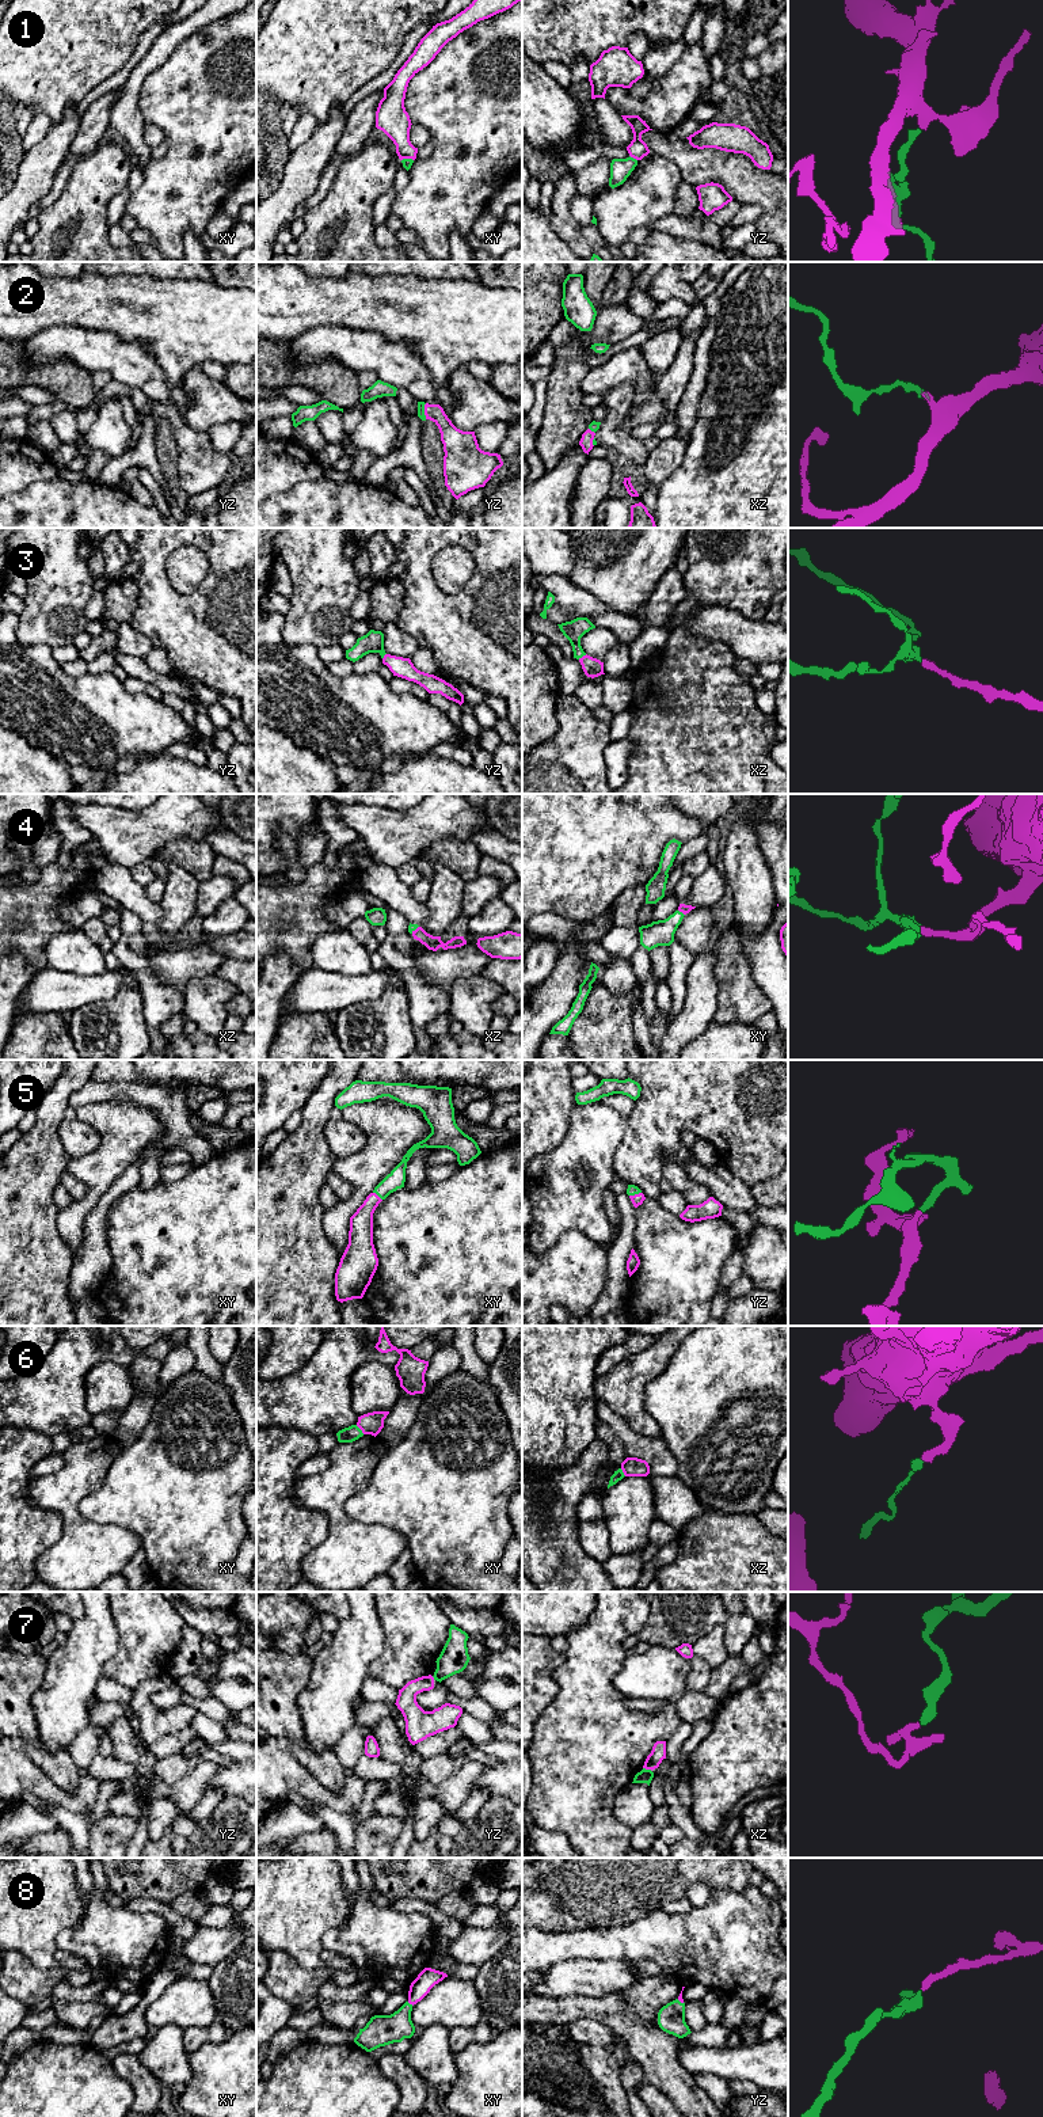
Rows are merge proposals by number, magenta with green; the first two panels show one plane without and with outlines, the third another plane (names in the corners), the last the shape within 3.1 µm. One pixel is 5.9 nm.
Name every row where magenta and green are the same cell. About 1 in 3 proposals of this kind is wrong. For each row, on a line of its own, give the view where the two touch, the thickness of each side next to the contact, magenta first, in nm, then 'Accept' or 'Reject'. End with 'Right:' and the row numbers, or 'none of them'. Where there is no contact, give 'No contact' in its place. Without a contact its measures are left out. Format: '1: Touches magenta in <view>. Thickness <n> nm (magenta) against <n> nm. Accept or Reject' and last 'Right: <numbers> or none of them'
1: Touches magenta in yz. Thickness 110 nm (magenta) against 130 nm. Accept
2: Touches magenta in yz. Thickness 150 nm (magenta) against 50 nm. Accept
3: Touches magenta in xz. Thickness 110 nm (magenta) against 120 nm. Accept
4: Touches magenta in xy. Thickness 50 nm (magenta) against 150 nm. Accept
5: Touches magenta in yz. Thickness 70 nm (magenta) against 60 nm. Accept
6: Touches magenta in xy. Thickness 130 nm (magenta) against 90 nm. Reject
7: Touches magenta in xz. Thickness 90 nm (magenta) against 80 nm. Reject
8: Touches magenta in xy. Thickness 110 nm (magenta) against 180 nm. Accept
Right: 1, 2, 3, 4, 5, 8

